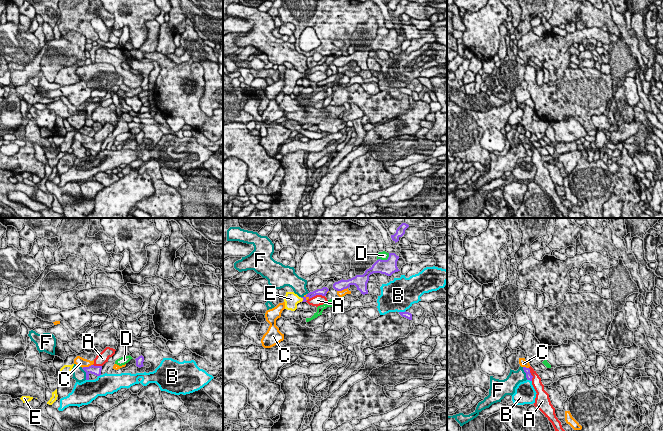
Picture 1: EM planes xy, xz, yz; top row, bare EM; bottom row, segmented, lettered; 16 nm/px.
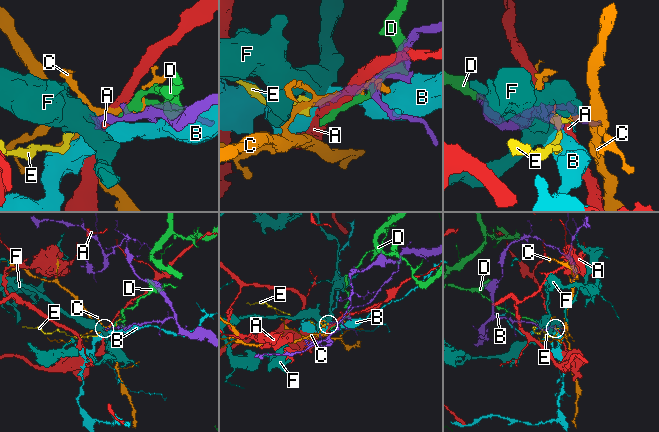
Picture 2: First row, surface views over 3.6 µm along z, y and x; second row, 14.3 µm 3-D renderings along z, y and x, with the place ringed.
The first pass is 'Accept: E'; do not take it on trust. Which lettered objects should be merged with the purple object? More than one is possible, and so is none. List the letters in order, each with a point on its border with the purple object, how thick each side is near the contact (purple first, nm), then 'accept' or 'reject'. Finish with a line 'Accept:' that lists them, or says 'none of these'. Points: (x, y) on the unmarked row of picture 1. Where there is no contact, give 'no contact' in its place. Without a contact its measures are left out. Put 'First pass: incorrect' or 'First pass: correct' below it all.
A: xz (316, 70) | 120/170 nm | reject
B: xz (402, 88) | 100/460 nm | reject
C: xy (87, 143) | 160/140 nm | reject
D: xz (384, 36) | 240/130 nm | reject
E: xz (303, 75) | 90/240 nm | accept
F: yz (525, 148) | 100/220 nm | reject
Accept: E
First pass: correct

